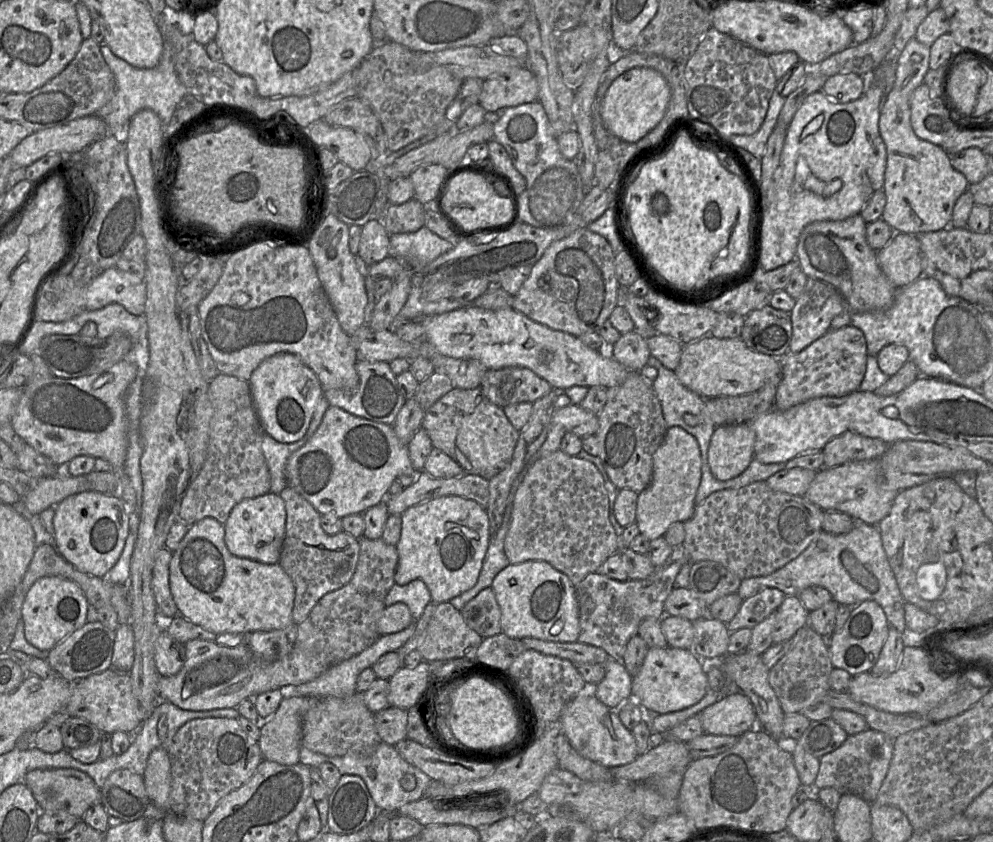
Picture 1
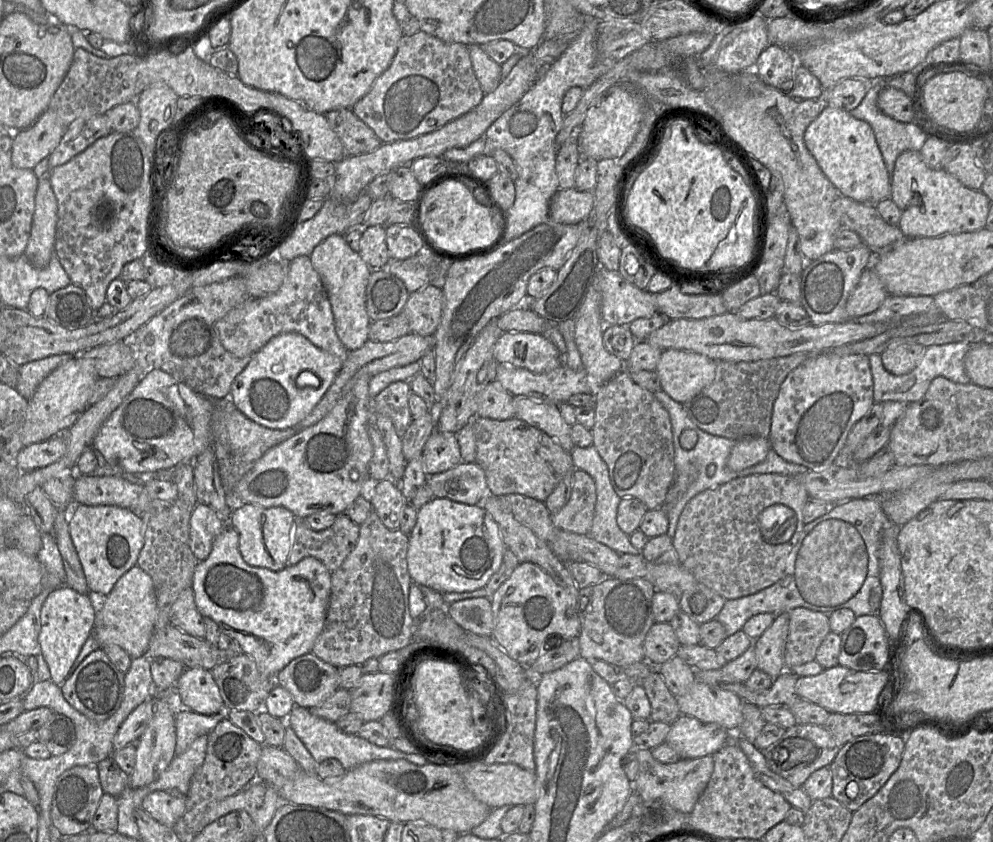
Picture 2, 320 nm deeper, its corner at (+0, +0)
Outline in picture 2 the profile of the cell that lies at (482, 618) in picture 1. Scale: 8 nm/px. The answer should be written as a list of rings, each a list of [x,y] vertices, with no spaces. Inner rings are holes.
[[[477,597],[448,604],[446,613],[464,630],[481,636],[491,636],[494,619],[489,597]]]

